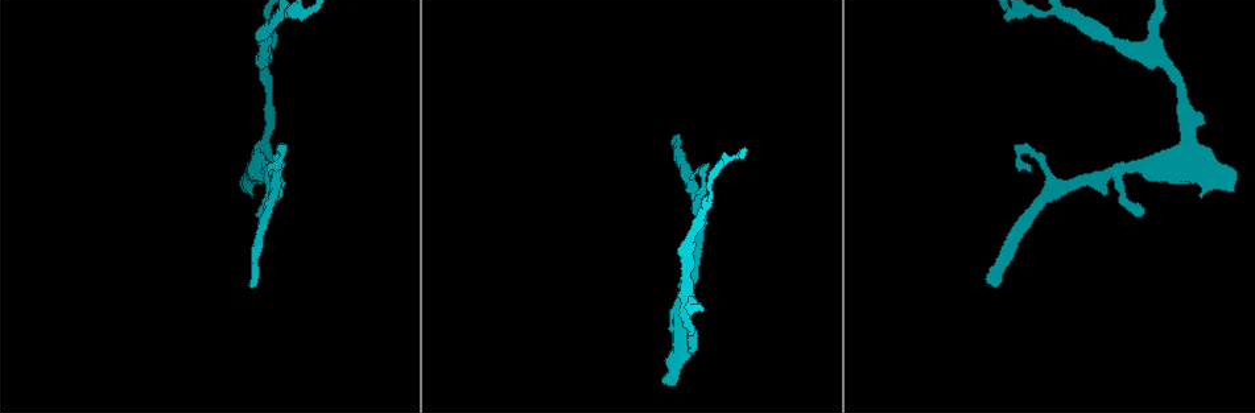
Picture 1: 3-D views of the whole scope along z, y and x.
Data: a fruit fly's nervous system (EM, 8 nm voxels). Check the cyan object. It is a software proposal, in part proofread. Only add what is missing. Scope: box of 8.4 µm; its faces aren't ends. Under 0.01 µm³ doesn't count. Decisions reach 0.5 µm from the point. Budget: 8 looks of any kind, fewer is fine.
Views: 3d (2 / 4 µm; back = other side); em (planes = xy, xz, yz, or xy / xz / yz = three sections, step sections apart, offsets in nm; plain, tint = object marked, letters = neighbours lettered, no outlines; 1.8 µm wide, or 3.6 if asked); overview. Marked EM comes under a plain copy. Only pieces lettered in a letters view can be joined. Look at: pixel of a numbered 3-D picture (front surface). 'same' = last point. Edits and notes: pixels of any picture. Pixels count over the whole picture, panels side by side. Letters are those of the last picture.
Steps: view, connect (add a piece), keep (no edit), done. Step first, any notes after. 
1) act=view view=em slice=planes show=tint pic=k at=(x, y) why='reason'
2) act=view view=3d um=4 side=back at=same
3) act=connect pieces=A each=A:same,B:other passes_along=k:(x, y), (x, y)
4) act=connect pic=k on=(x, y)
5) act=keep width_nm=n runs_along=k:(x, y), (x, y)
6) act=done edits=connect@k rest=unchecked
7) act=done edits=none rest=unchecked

act=view view=em slice=yz step=4 show=letters pic=1 at=(261, 205) why='free end'

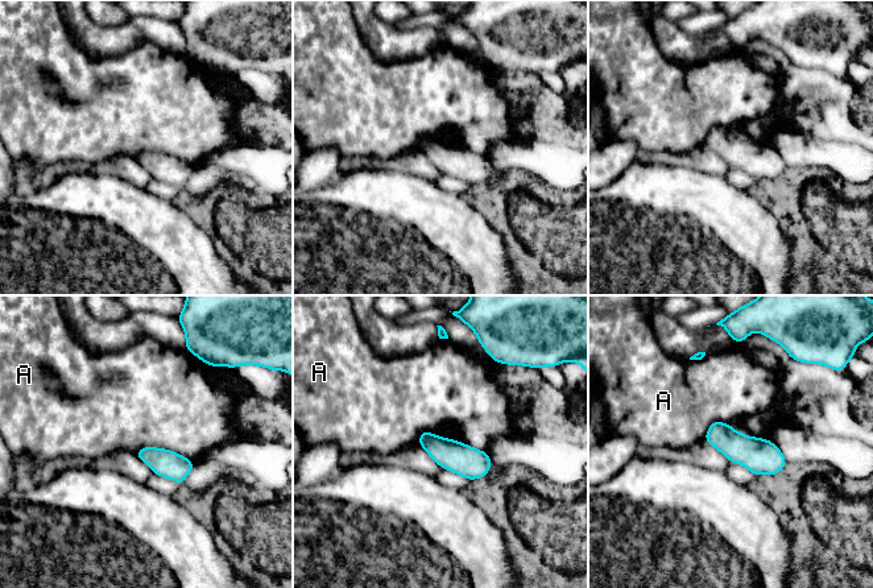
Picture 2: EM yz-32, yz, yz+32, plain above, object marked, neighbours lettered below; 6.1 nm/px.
act=keep each=A:other border=2:(418, 433), (452, 438), (487, 452) found='no lettered piece goes on from it'

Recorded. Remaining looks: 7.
act=view view=em slice=planes show=letters pic=1 at=(691, 180) why='an open end'

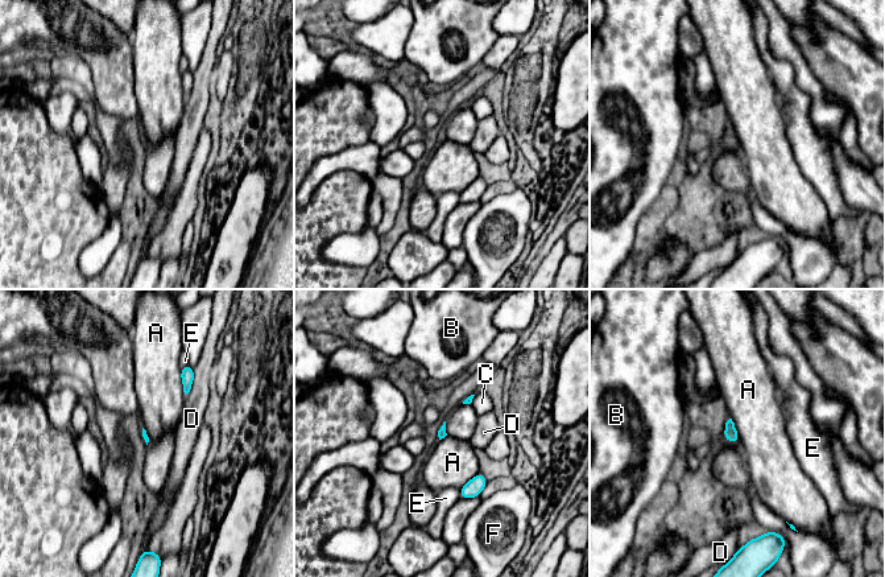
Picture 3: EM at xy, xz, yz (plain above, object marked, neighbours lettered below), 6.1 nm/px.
act=keep each=A:other,B:other,C:other,D:other,E:other,F:other border=3:(731, 417), (739, 444) found='none of them fits'

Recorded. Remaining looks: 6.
act=view view=em slice=xy step=8 show=tint pic=1 at=(1159, 60) why='thick turns thin'

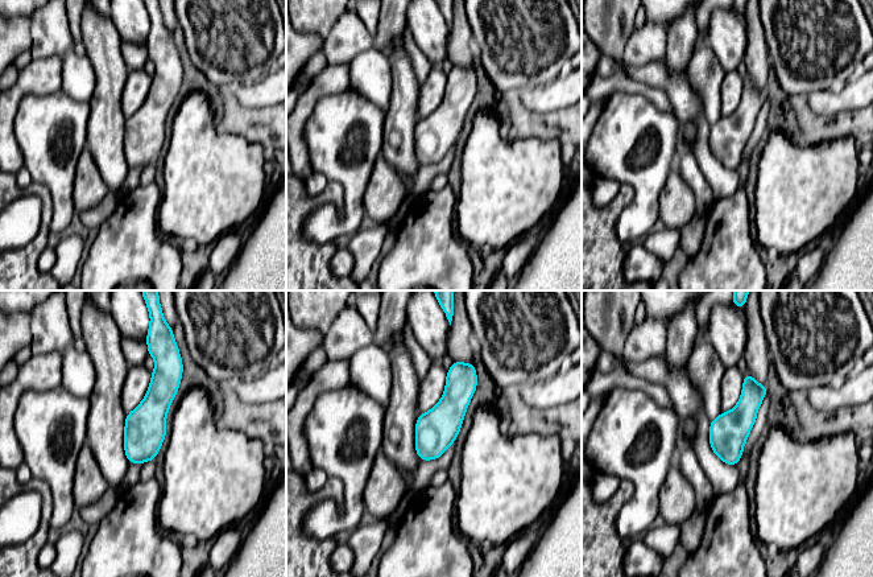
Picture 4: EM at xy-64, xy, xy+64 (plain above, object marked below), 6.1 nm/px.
act=view view=em slice=planes show=letters at=same

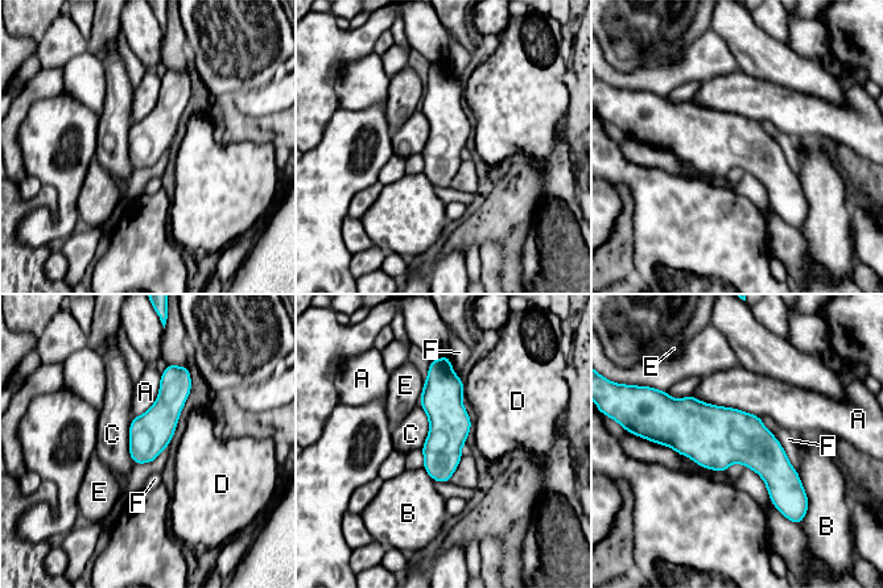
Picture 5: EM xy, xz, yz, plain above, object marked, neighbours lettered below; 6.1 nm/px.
act=keep width_nm=260 each=A:other,B:other,C:other,D:other,E:other,F:other runs_along=5:(437, 363), (442, 382), (445, 479) found='no lettered piece goes on from it'

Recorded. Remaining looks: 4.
act=view view=em slice=xy step=4 show=letters pic=1 at=(995, 288) why='branch stops here'

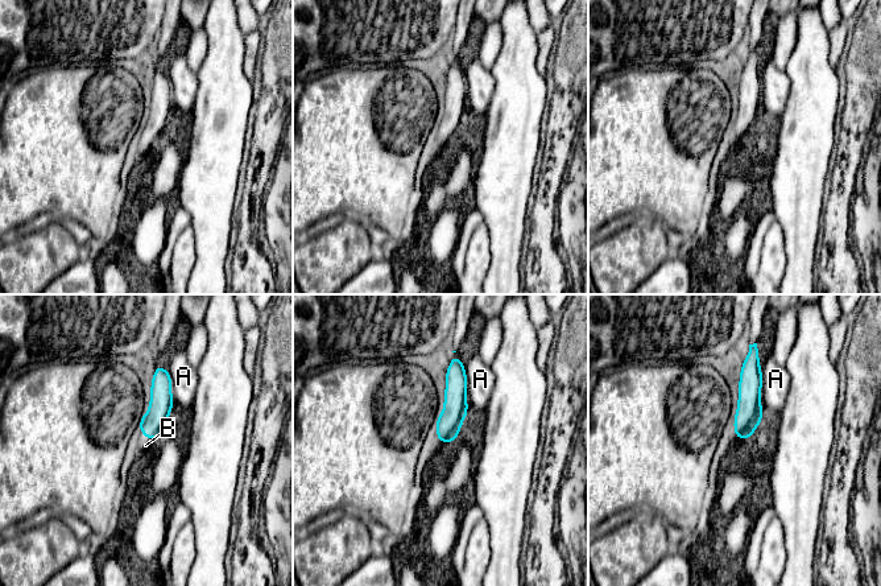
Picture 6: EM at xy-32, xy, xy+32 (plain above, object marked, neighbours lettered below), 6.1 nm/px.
act=view view=em slice=planes show=letters at=same

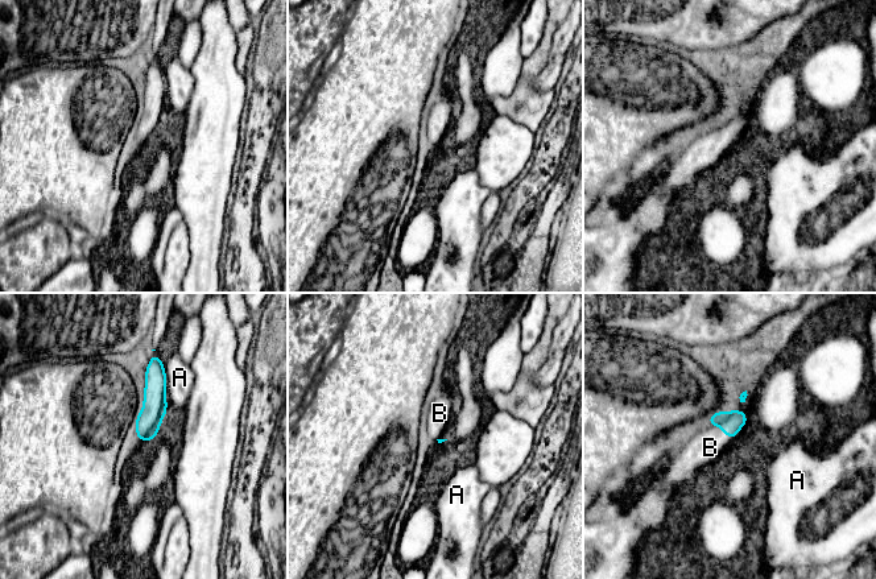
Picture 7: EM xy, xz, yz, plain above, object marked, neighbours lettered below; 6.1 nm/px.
act=connect pieces=B longest_contact=A:260nm each=A:other,B:same passes_along=7:(730, 421), (720, 426), (710, 447) found='the neuron continues'

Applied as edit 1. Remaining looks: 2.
act=done edits=connect@7 rest=unchecked

